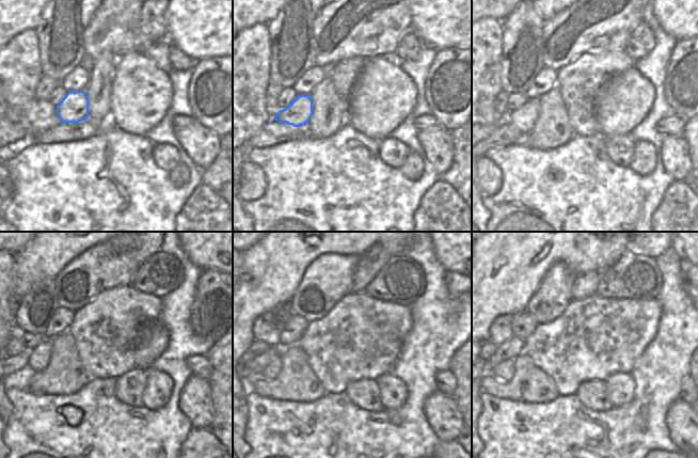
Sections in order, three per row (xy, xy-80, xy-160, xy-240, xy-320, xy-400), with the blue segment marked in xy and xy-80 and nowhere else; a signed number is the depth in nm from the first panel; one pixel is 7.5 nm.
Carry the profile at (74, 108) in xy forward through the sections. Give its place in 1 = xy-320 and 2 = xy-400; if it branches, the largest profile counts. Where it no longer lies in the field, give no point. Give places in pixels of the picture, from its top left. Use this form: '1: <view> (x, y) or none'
1: xy-320 (272, 368)
2: xy-400 (503, 372)

